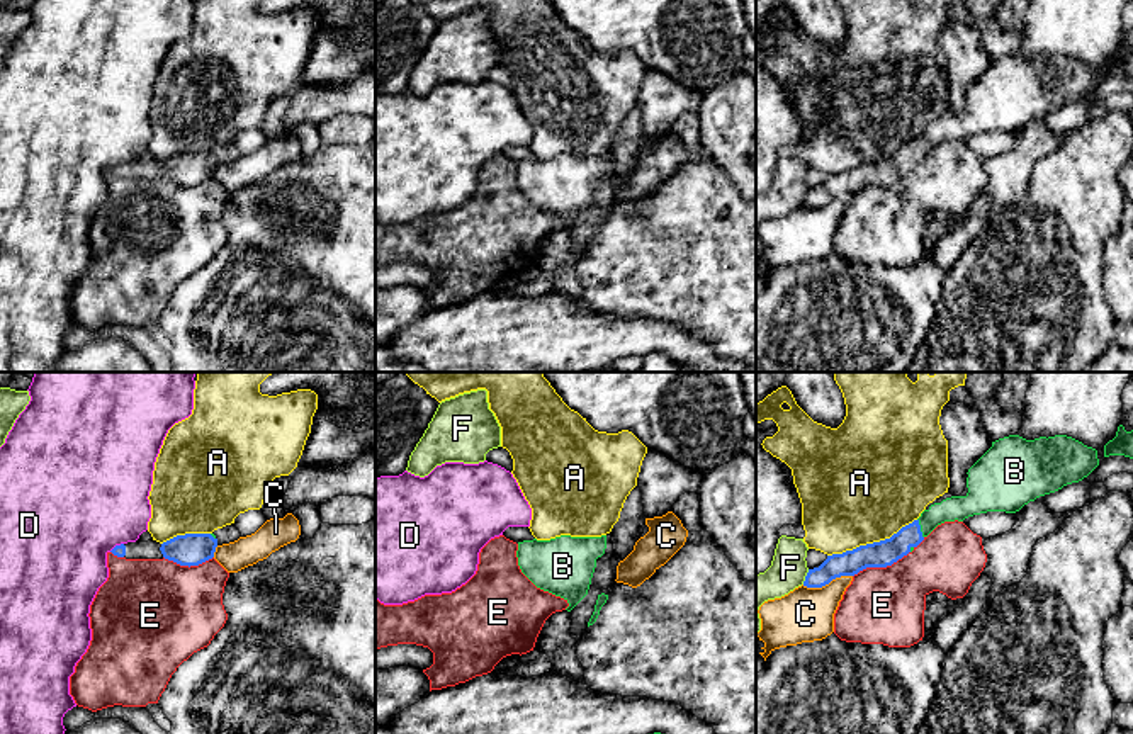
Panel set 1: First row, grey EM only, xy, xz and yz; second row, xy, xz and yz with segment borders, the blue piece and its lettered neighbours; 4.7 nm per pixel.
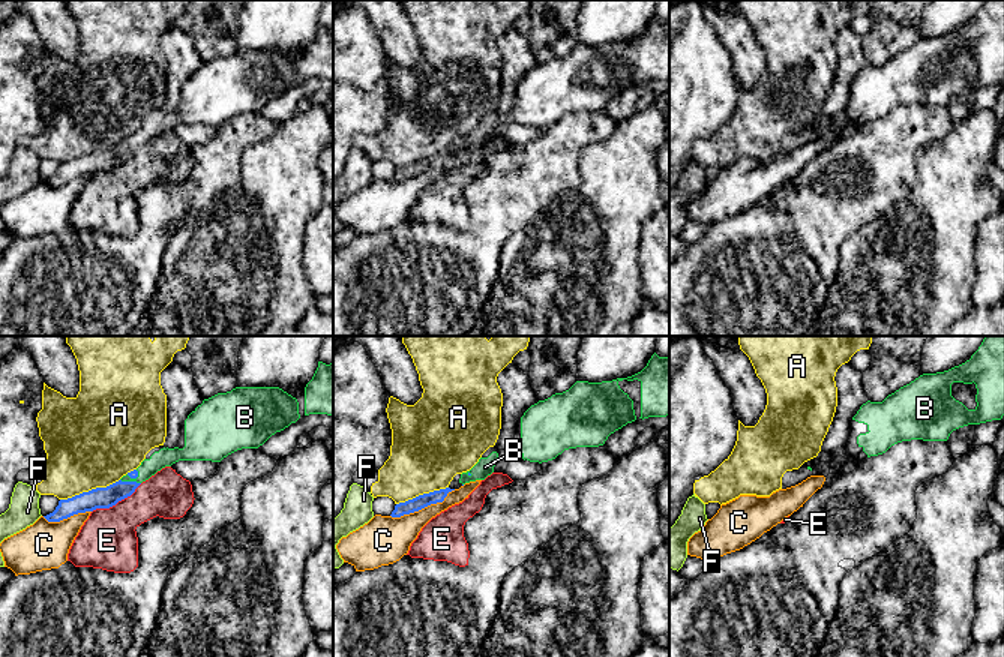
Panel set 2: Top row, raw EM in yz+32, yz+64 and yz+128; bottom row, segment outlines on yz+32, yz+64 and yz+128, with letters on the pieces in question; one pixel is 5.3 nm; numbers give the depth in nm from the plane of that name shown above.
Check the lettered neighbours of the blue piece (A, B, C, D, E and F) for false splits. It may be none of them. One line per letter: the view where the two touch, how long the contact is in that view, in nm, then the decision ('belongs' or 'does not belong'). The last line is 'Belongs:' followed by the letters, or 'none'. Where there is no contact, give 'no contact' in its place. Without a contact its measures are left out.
A: contact in yz; length 460 nm; does not belong
B: contact in yz; length 100 nm; belongs
C: contact in yz; length 240 nm; does not belong
D: contact in xy; length 80 nm; does not belong
E: contact in yz; length 300 nm; does not belong
F: contact in yz; length 80 nm; does not belong
Belongs: B

